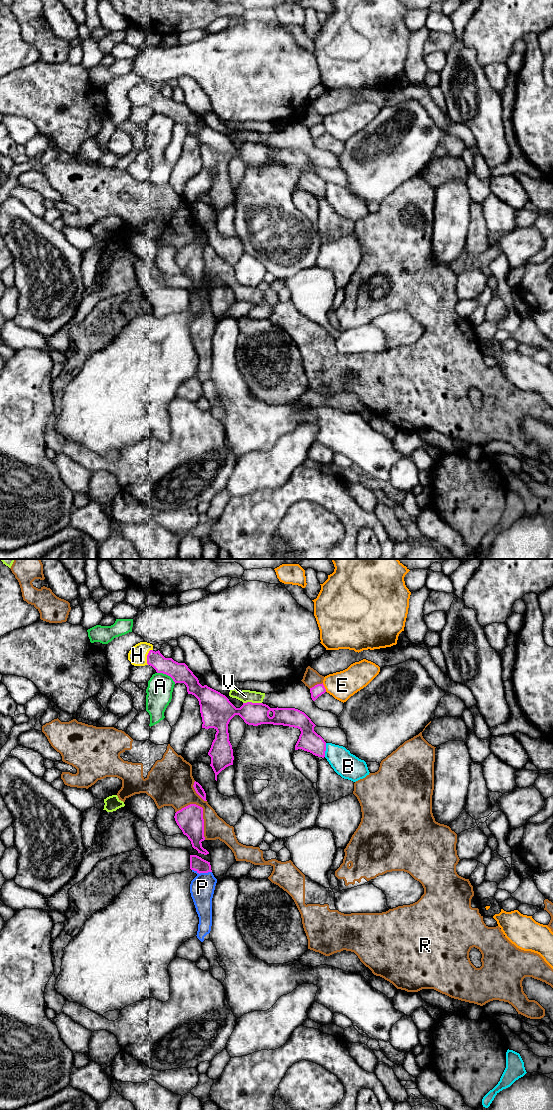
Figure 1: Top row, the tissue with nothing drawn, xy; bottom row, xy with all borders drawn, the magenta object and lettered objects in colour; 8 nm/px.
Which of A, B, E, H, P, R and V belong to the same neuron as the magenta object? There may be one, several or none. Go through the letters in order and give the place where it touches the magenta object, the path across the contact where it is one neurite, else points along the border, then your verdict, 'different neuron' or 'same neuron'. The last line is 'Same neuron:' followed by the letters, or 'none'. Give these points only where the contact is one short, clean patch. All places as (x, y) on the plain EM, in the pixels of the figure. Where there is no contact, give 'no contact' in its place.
A: meets magenta in xy at (167, 114); different neuron
B: meets magenta in xy at (325, 190); different neuron
E: meets magenta in xy at (324, 127); different neuron
H: meets magenta in xy at (147, 96); same neuron
P: meets magenta in xy at (202, 312); runs through xy (198, 304), (202, 312), (202, 327); same neuron
R: meets magenta in xy at (202, 251); different neuron
V: meets magenta in xy at (251, 142); border along xy (261, 142), (243, 143); different neuron
Same neuron: H, P

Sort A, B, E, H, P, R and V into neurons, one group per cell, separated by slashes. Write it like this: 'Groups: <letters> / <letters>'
Groups: A / B / E / H P / R / V

